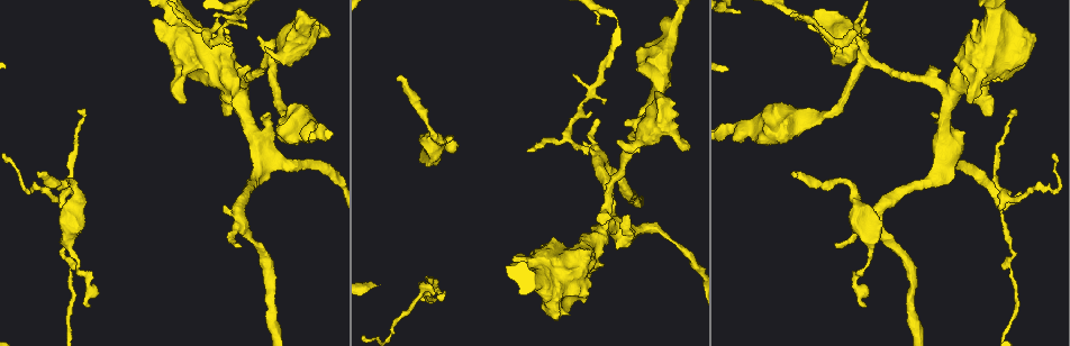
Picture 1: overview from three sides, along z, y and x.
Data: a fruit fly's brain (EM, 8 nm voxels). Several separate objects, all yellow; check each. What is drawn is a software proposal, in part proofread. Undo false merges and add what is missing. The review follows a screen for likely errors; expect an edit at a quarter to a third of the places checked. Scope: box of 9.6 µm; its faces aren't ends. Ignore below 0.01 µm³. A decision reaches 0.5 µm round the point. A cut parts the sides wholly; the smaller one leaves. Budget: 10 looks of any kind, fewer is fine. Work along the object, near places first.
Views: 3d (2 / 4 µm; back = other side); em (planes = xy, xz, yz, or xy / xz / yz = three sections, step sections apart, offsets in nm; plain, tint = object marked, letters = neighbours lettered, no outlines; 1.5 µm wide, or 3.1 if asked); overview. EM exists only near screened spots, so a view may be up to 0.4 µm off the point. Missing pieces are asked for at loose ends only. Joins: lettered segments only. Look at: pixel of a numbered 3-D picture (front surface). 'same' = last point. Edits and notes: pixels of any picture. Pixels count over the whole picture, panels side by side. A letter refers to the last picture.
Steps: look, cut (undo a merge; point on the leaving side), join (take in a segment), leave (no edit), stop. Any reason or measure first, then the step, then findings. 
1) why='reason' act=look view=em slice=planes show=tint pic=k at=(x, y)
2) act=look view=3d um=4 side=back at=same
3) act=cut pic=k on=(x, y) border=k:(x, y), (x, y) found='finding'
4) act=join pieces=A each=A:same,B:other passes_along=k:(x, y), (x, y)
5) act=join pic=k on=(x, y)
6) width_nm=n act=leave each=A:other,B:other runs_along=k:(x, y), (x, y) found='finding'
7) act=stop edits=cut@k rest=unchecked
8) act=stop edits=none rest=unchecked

why='arms part here' act=look view=3d um=2 pic=1 at=(1002, 198)

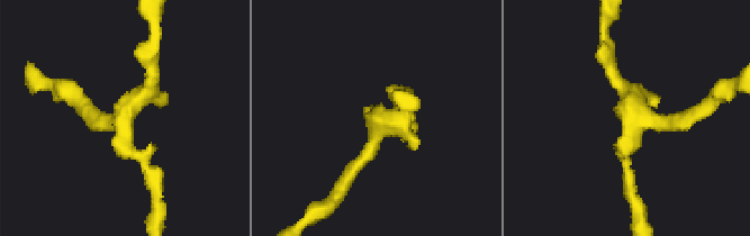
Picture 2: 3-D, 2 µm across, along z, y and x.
arms=3 why='shape alone is not enough' act=look view=em slice=planes show=letters pic=2 at=(379, 118)

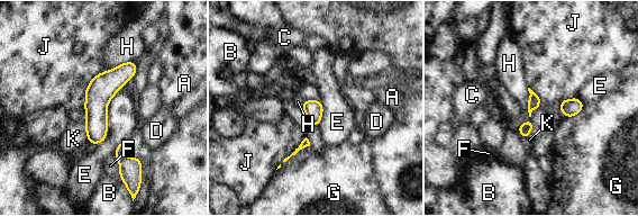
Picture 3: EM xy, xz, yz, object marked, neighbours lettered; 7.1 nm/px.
longest_contact=E:420nm act=leave each=A:other,B:other,C:other,D:other,E:other,F:other,G:other,H:other,J:other,K:other border=3:(118, 90), (107, 136), (94, 144) found='continuous, no second cell'

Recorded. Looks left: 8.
why='stops while still wide' act=look view=em slice=planes show=letters pic=1 at=(642, 61)

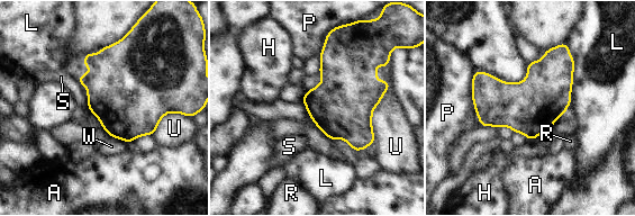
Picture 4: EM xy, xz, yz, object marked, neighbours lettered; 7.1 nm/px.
longest_contact=U:480nm act=leave each=A:other,H:other,L:other,P:other,R:other,S:other,U:other,W:other border=4:(87, 101), (88, 105) found='none of them fits'

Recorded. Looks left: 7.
why='tapers out' act=look view=em slice=xy step=4 show=letters pic=1 at=(739, 14)

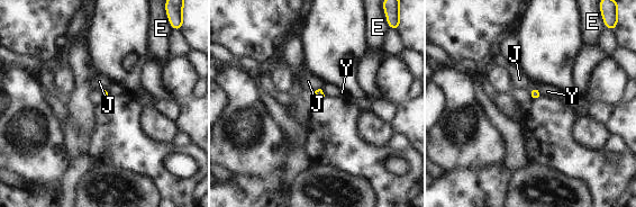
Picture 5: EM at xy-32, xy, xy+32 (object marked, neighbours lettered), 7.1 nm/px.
act=look view=em slice=planes show=letters at=same

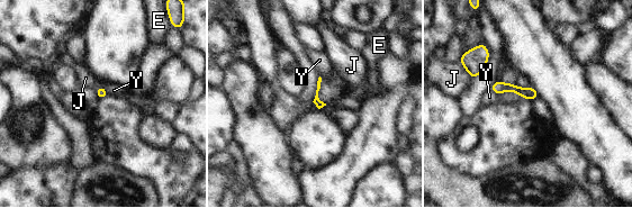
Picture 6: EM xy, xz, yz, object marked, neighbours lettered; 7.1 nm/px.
act=leave each=E:other,J:other,Y:other border=6:(102, 86), (108, 95) found='none of them fits'

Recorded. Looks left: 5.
why='an open end' act=look view=em slice=planes show=letters pic=1 at=(605, 101)

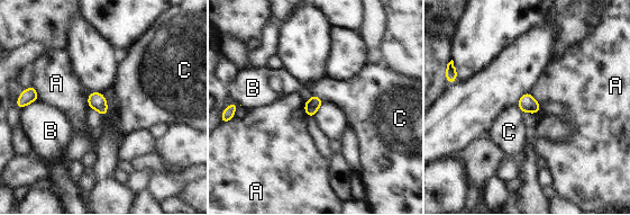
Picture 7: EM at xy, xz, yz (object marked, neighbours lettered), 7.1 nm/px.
longest_contact=B:130nm act=leave each=A:other,B:other,C:other border=7:(90, 91), (88, 98), (89, 107) found='none of them fits'

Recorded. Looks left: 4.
act=stop edits=none rest=unchecked

